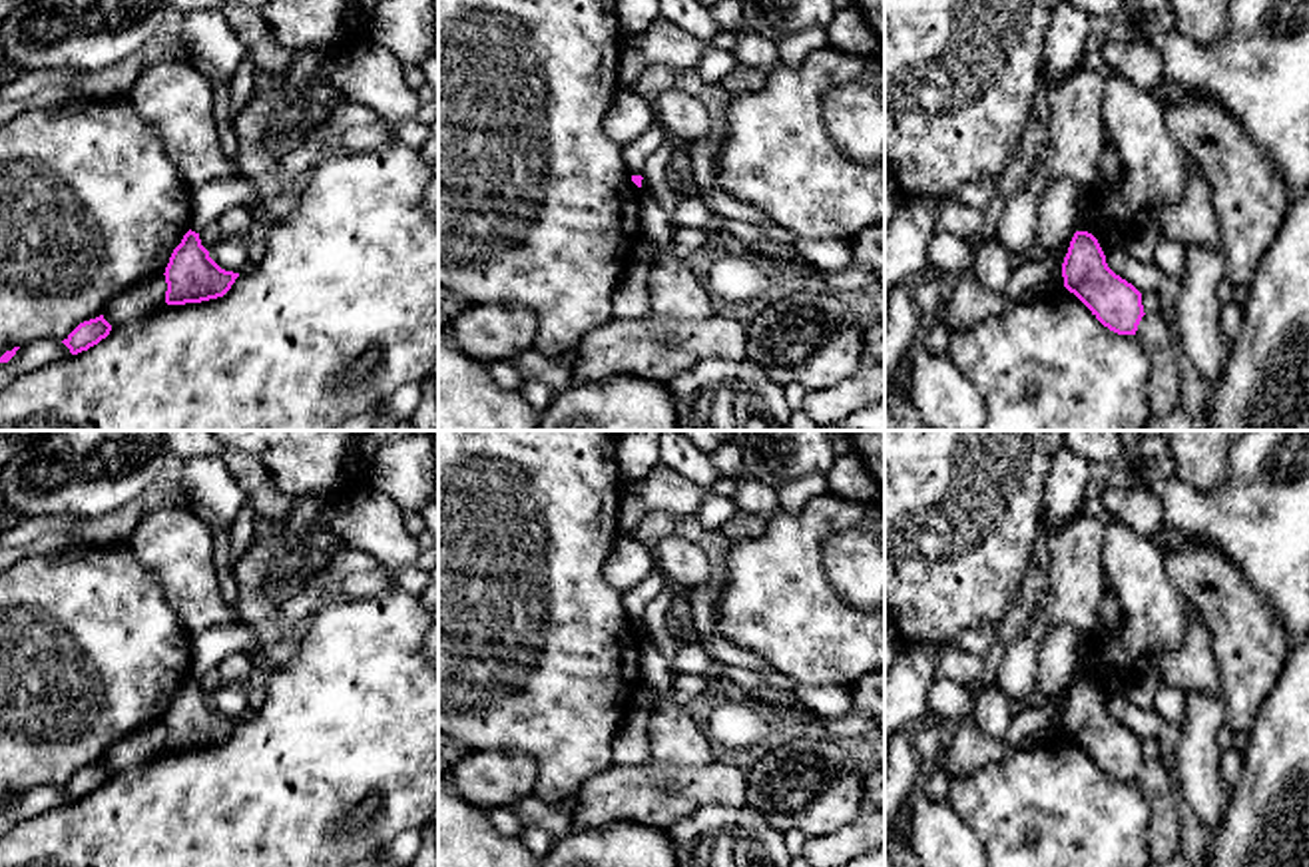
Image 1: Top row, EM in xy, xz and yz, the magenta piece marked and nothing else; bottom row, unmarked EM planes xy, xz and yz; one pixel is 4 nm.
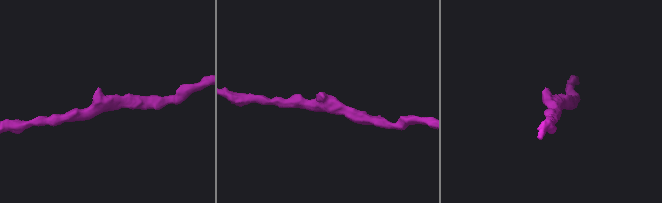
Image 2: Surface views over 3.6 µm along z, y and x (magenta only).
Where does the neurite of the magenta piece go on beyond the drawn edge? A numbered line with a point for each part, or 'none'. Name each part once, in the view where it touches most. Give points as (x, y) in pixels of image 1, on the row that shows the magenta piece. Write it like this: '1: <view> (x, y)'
none

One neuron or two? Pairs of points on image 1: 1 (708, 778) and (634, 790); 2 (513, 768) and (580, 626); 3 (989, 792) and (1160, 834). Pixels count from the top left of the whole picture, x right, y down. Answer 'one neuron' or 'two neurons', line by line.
1: one neuron
2: two neurons
3: two neurons

